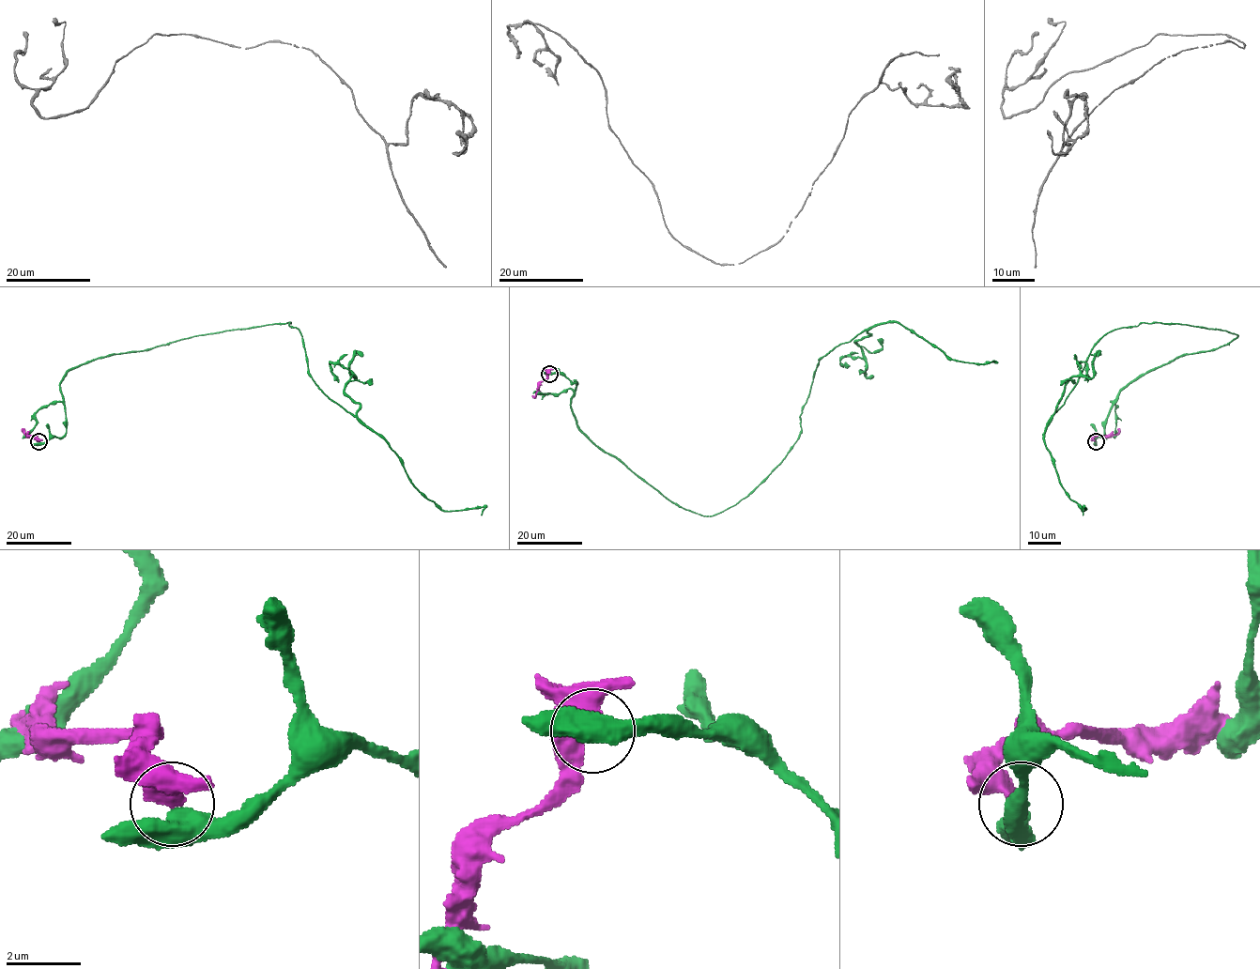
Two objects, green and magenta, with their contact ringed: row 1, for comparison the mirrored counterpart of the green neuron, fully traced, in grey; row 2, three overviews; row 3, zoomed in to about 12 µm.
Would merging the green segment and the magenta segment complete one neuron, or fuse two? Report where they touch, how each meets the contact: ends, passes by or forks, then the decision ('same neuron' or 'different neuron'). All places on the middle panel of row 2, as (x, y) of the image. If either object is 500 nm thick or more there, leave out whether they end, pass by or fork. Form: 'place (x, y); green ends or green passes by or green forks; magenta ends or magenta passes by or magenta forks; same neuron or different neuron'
place (549, 374); green passes by; magenta ends; different neuron

